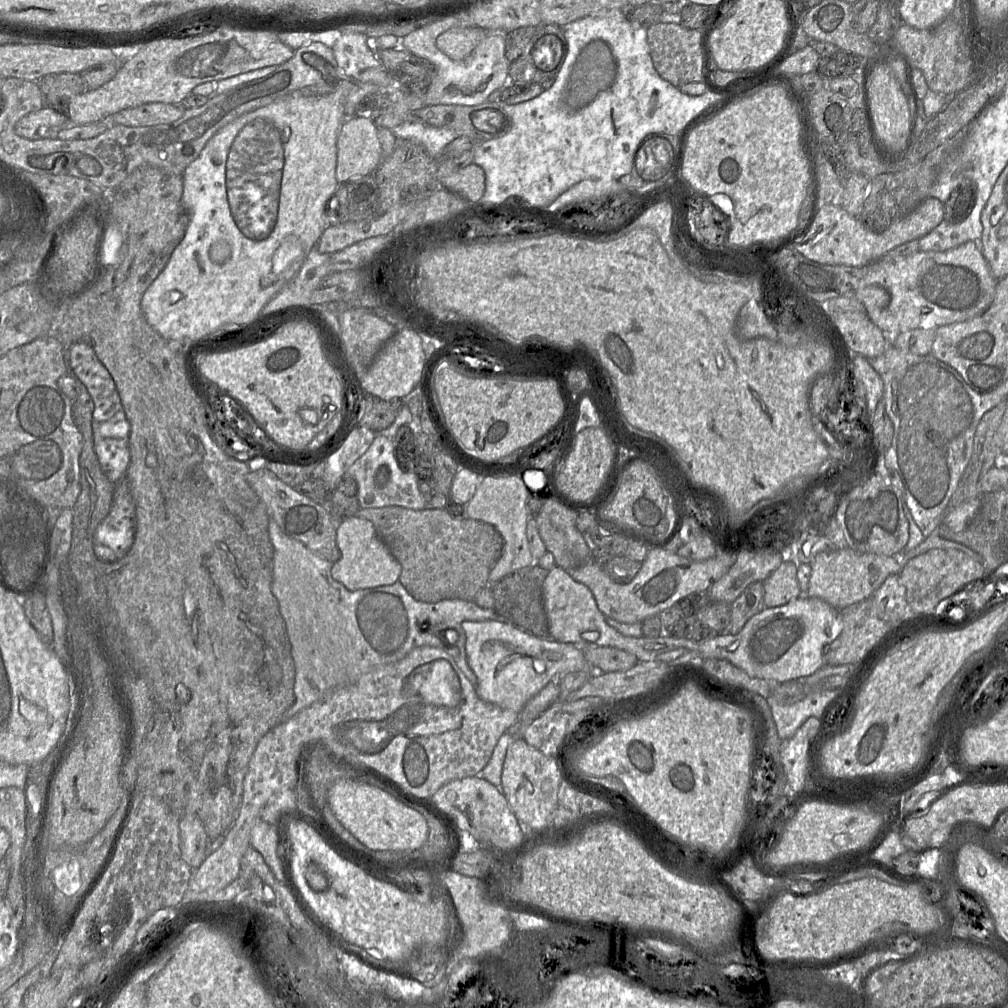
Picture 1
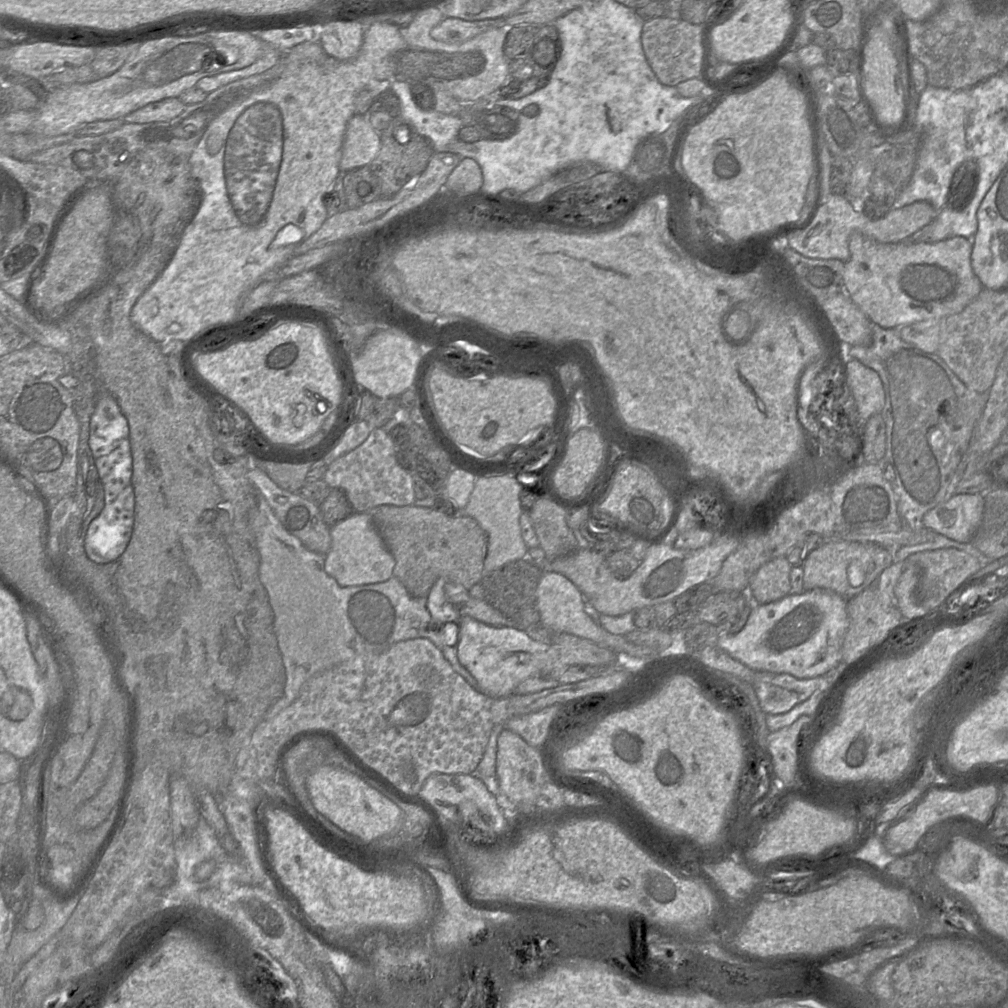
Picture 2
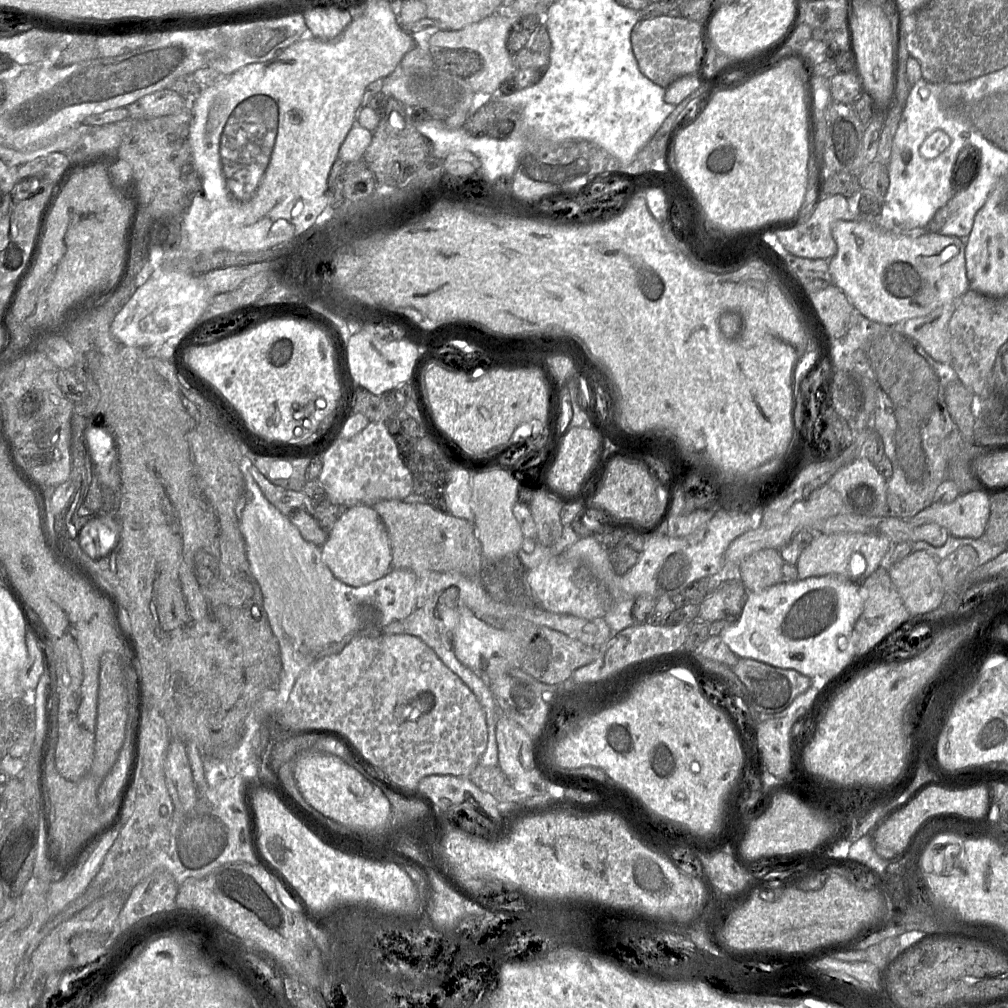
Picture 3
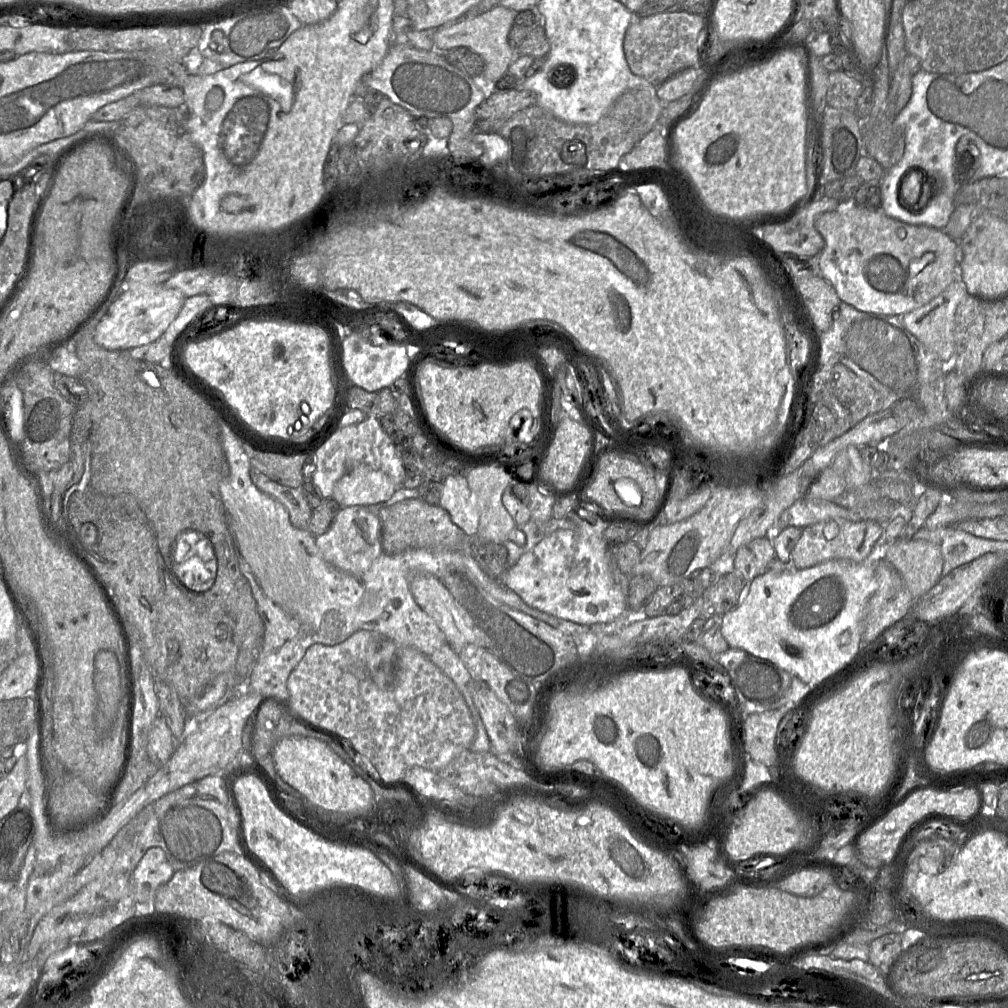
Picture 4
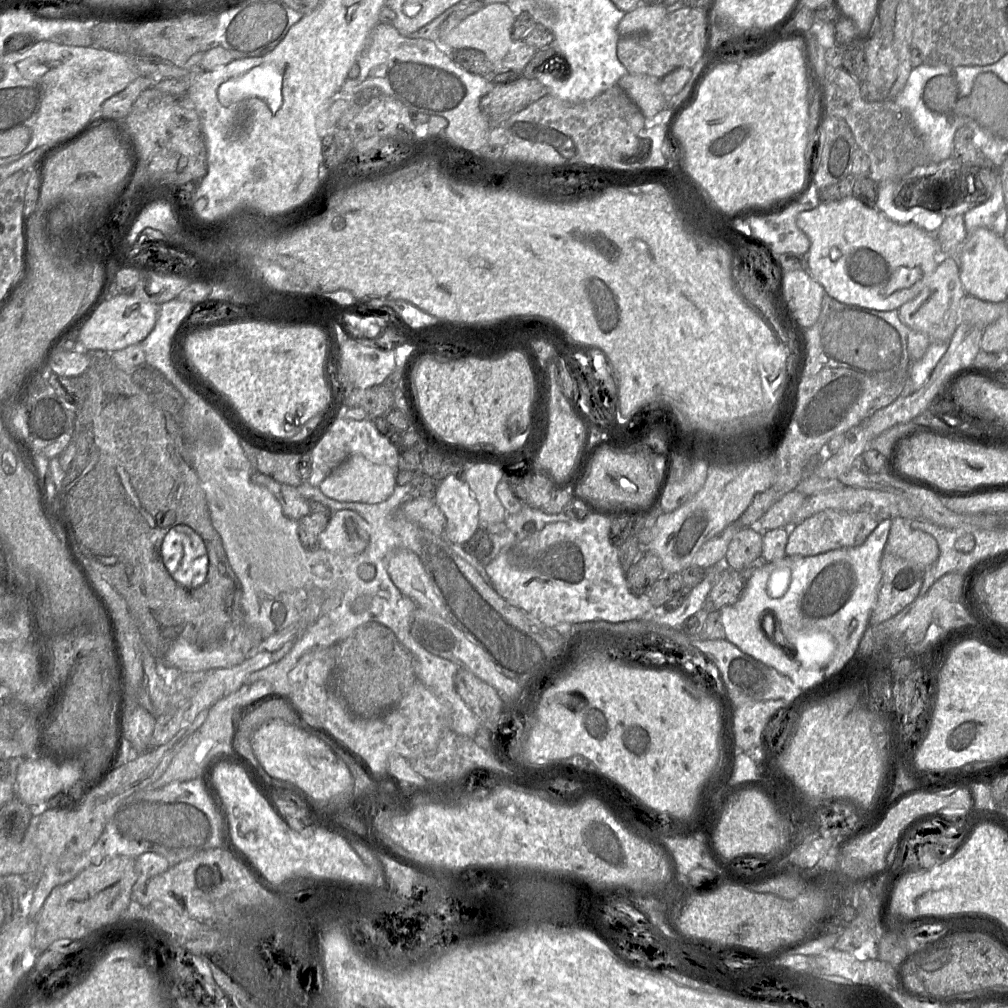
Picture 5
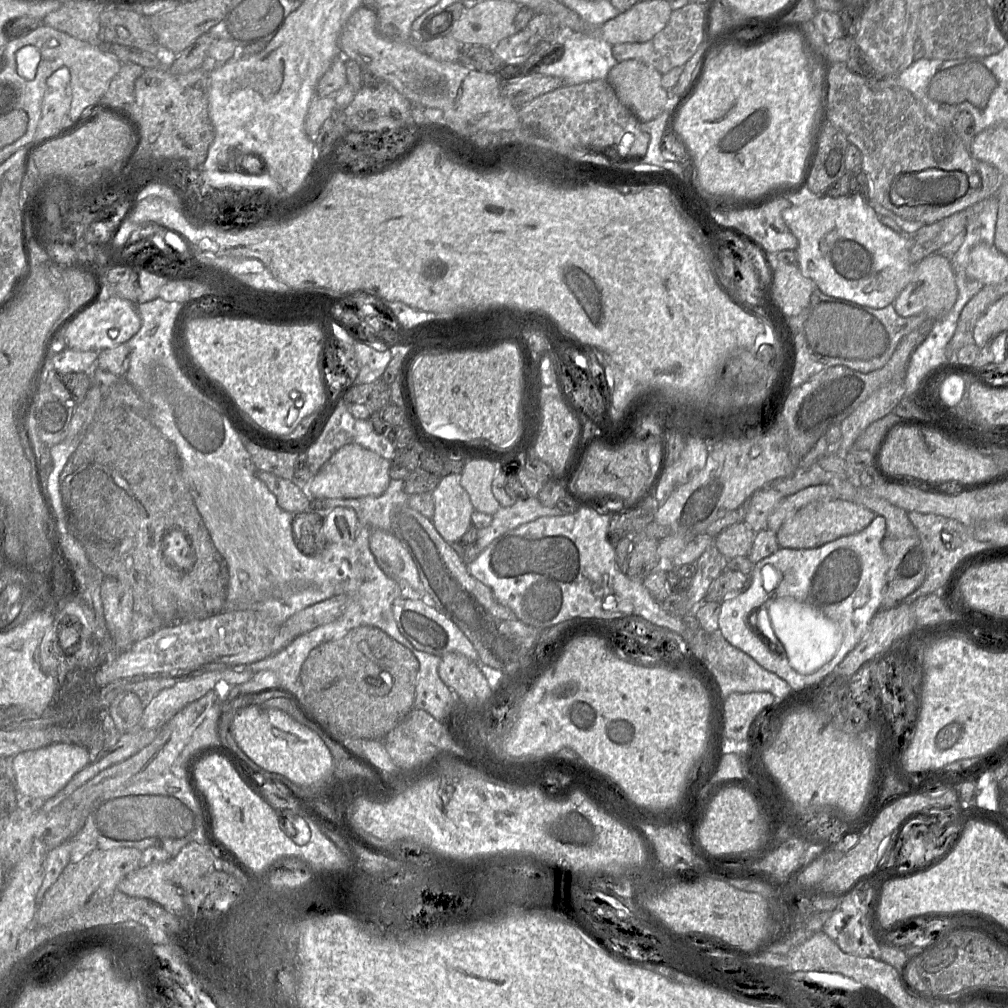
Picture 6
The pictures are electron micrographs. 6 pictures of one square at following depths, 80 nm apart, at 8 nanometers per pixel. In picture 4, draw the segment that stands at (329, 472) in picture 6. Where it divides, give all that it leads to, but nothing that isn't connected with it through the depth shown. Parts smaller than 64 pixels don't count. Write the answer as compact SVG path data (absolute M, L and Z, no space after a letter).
M359 464L336 482L332 499L341 507L370 506L388 501L396 489L386 473Z

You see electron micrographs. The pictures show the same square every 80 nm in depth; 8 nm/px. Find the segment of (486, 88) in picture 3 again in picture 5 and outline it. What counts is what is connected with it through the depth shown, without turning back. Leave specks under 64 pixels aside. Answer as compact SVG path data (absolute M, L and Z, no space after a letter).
M485 4L454 27L442 39L442 43L447 48L473 48L481 51L493 65L493 74L509 71L503 70L502 60L512 45L511 34L514 20L514 14L506 4Z

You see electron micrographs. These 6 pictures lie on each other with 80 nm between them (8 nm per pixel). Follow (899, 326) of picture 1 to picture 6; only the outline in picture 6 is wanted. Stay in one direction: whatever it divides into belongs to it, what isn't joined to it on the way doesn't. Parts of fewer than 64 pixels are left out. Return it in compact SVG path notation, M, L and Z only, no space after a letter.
M850 194L840 197L818 195L817 198L813 200L807 200L801 205L793 205L789 208L786 208L783 211L783 219L788 228L798 239L798 247L796 249L797 265L802 274L811 279L815 283L816 287L828 296L848 300L874 309L881 309L893 304L896 297L909 284L913 277L913 271L916 263L912 262L910 257L911 238L882 224L879 221L878 214L873 209L872 204L869 203L862 195Z

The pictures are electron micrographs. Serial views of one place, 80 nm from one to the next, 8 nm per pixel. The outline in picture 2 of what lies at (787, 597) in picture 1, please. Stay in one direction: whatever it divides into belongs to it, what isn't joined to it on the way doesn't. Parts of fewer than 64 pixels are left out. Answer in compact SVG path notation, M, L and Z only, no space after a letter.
M785 556L763 564L750 581L750 591L756 602L775 602L791 594L790 571L792 564Z

